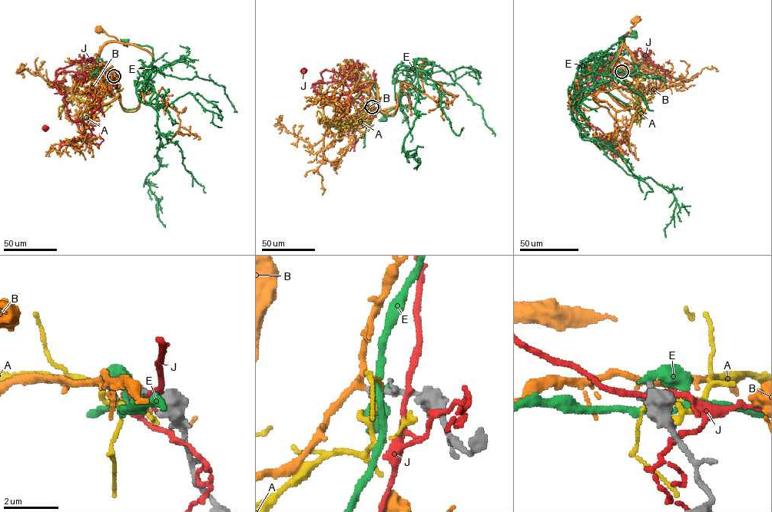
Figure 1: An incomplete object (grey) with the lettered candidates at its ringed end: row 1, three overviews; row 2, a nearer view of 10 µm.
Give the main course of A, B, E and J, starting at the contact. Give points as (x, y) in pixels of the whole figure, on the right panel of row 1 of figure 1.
A: (621, 72), (627, 71), (637, 81), (631, 94), (639, 103), (641, 94), (635, 103), (626, 104), (631, 115)
B: (621, 71), (626, 72), (636, 67), (633, 54), (624, 41), (627, 34), (631, 33), (631, 28), (636, 19)
E: (621, 71), (594, 80), (631, 107), (607, 93), (608, 83), (601, 80), (619, 38), (634, 35)
J: (621, 72), (614, 63), (611, 66), (615, 55), (604, 65), (594, 92), (584, 95), (581, 103), (581, 128)

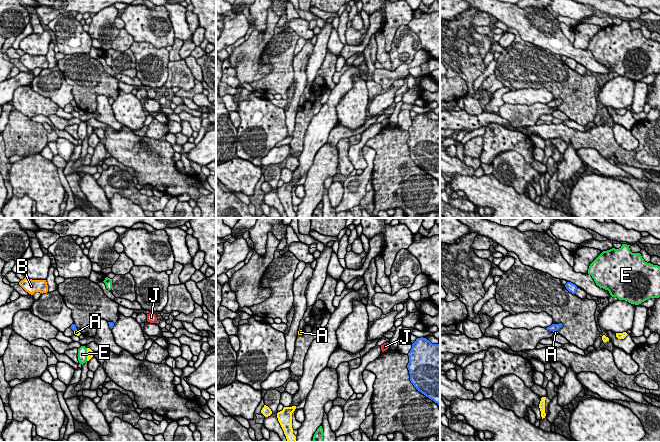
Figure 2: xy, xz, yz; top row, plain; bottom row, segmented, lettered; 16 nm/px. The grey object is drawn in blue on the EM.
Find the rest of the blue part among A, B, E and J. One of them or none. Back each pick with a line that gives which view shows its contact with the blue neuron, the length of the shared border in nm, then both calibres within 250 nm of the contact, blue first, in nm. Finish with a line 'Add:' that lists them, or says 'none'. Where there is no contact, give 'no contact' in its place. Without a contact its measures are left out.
B: no contact
Add: B

